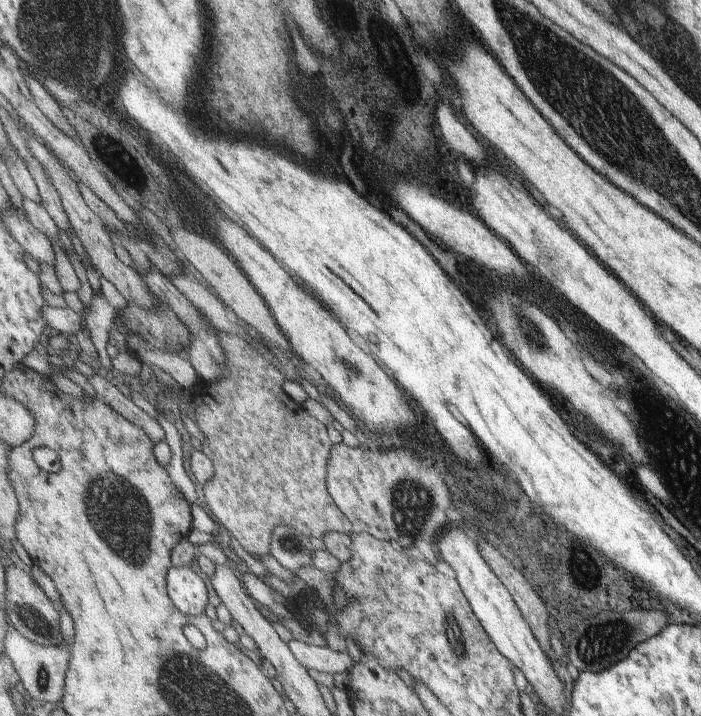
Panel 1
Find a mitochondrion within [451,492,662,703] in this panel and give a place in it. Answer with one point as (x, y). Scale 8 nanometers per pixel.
(595, 649)

